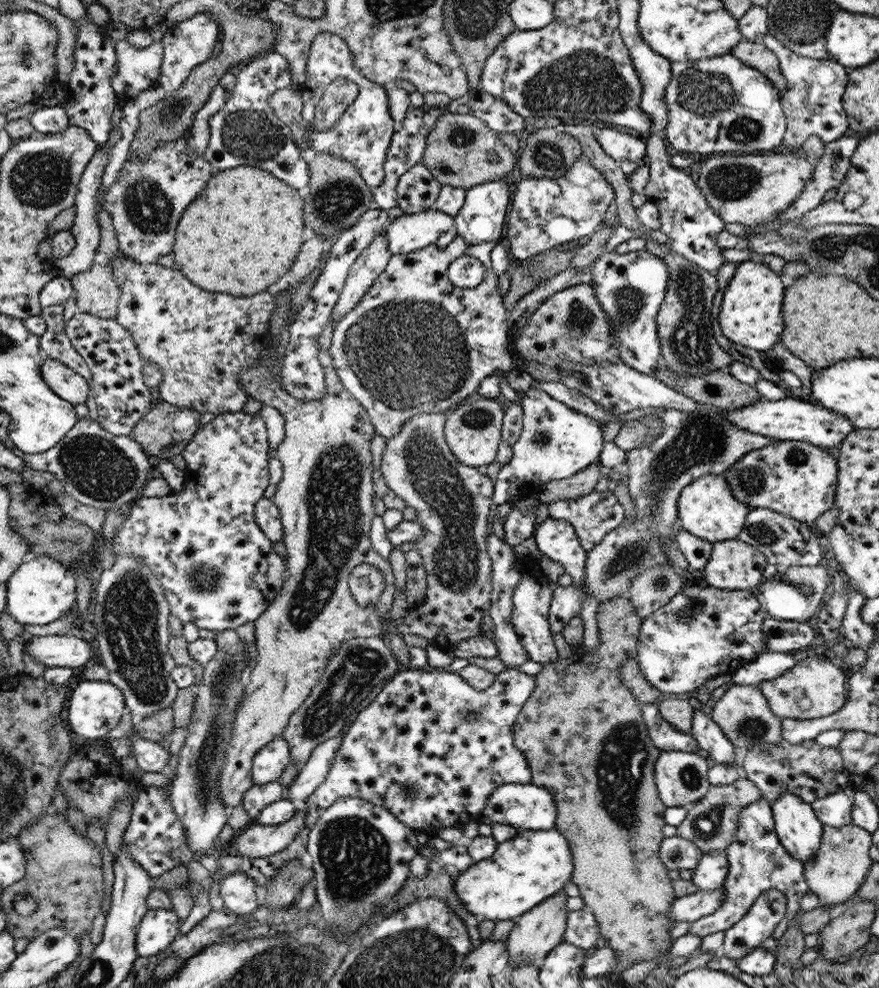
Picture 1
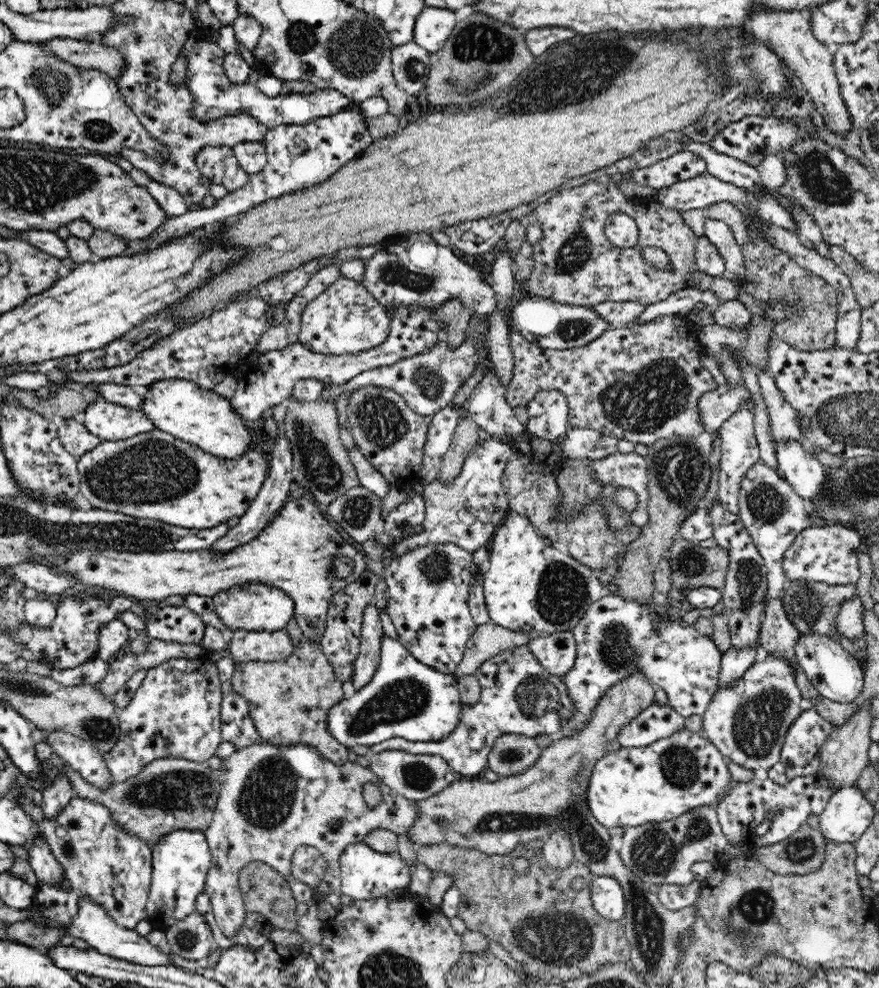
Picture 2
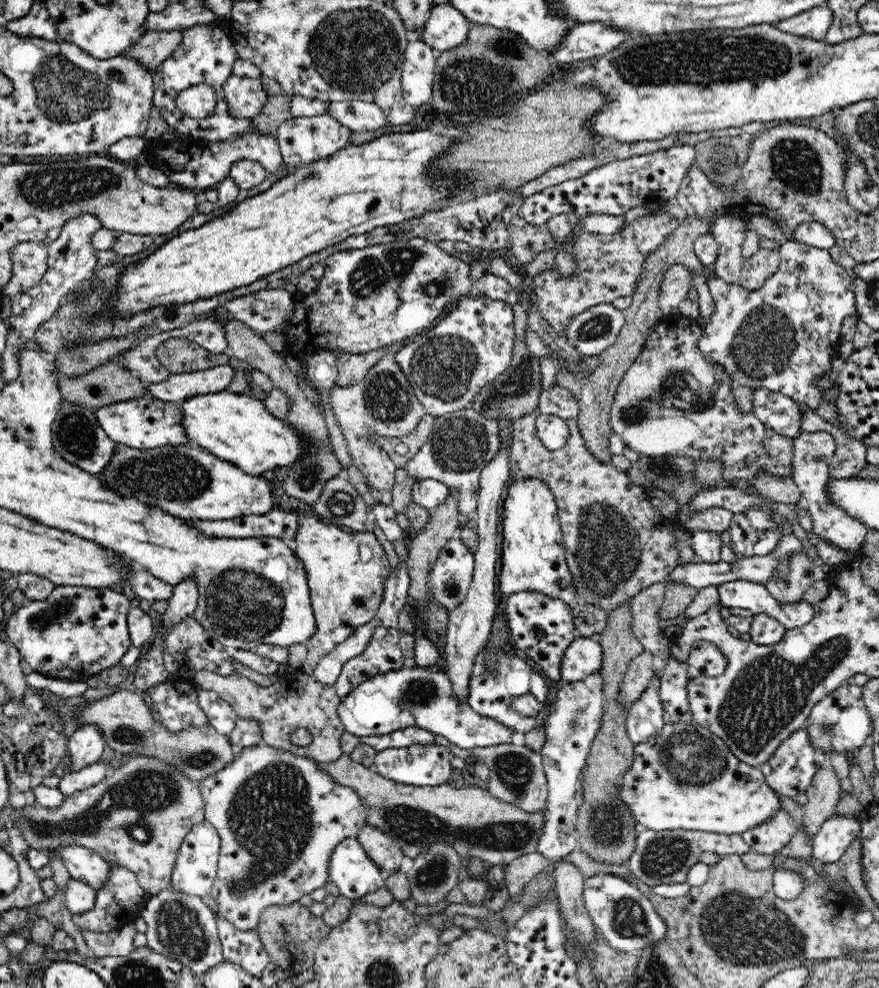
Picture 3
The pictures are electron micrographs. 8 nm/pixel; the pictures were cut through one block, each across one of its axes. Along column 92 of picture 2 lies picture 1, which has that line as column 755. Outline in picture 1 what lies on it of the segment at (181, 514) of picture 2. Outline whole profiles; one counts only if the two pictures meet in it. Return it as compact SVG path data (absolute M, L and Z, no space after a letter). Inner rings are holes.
M791 440L751 450L722 475L740 502L813 525L835 505L837 470L837 460L828 450L806 441Z

